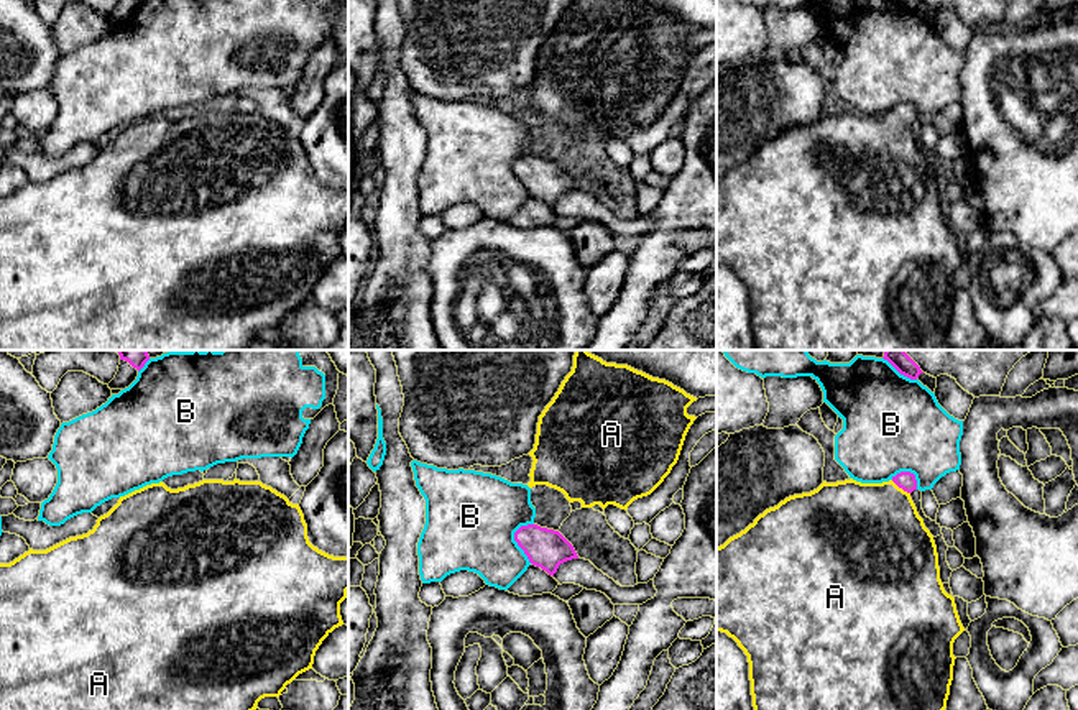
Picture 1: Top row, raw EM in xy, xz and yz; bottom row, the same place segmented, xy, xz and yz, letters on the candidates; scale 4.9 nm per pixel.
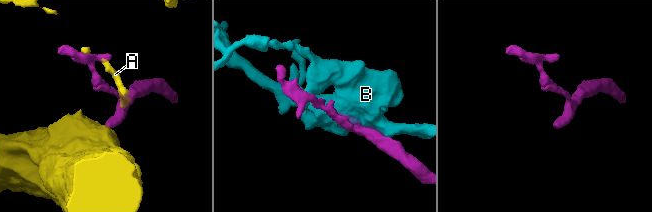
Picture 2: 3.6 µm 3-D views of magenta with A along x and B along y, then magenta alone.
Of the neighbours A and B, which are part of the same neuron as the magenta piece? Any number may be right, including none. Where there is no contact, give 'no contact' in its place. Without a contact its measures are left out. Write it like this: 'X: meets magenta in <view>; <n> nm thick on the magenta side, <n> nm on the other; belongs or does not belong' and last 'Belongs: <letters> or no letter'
A: meets magenta in yz; 90 nm thick on the magenta side, 460 nm on the other; belongs
B: meets magenta in xz; 190 nm thick on the magenta side, 440 nm on the other; does not belong
Belongs: A

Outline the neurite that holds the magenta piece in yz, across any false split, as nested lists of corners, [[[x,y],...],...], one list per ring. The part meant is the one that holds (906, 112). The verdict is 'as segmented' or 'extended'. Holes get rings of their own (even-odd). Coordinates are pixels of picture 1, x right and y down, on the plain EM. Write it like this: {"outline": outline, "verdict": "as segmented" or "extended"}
{"outline": [[[901,104],[882,115],[861,115],[853,110],[823,113],[810,125],[789,128],[766,141],[744,163],[716,179],[716,263],[733,270],[748,288],[756,350],[937,350],[945,343],[956,291],[953,274],[965,260],[955,230],[940,212],[937,178],[910,130],[914,122],[917,112],[910,104]]], "verdict": "extended"}

